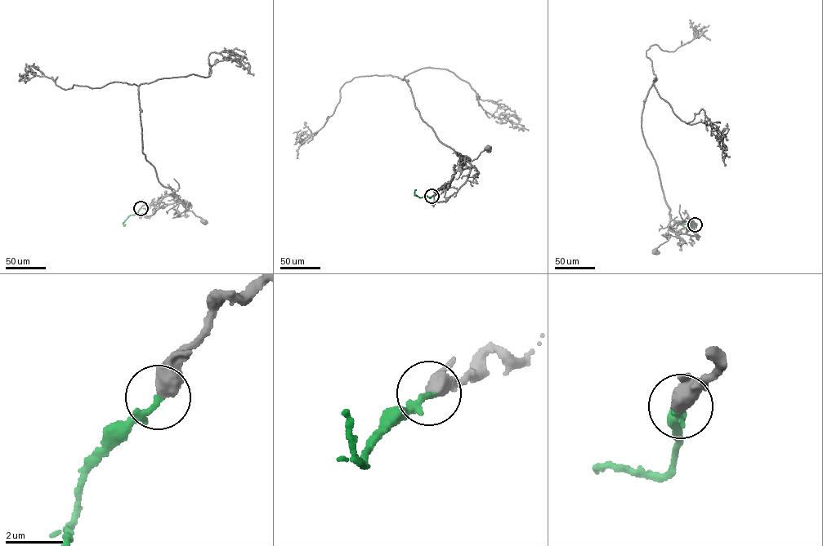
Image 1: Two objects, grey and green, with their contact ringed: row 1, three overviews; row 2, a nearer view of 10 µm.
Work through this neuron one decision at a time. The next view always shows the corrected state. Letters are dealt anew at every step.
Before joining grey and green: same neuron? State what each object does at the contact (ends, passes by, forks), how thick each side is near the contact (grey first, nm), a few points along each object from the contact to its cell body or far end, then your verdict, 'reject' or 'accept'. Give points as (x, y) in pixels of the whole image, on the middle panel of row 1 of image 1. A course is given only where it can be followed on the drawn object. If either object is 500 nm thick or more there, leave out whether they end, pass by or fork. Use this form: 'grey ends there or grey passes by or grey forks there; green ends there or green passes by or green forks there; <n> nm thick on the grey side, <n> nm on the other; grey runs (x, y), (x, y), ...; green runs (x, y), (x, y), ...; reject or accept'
550 nm thick on the grey side, 200 nm on the other; grey runs (431, 196), (450, 180), (458, 169), (460, 156), (467, 157), (472, 161), (488, 148); green runs (431, 196), (420, 197), (414, 194), (416, 190); accept

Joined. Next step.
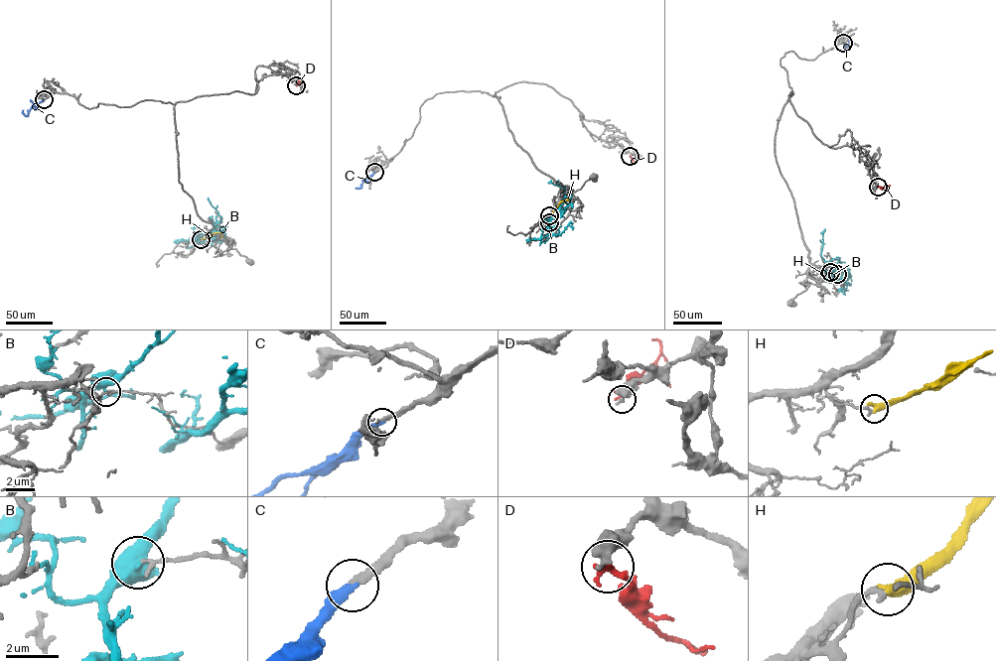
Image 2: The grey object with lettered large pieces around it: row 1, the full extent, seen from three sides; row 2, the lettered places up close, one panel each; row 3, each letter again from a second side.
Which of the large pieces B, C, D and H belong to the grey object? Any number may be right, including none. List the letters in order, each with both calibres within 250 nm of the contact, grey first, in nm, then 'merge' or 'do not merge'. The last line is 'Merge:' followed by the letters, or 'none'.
B: 150 nm thick on the grey side, 500 nm on the other; do not merge
C: 240 nm thick on the grey side, 280 nm on the other; merge
D: 360 nm thick on the grey side, 280 nm on the other; do not merge
H: 220 nm thick on the grey side, 480 nm on the other; do not merge
Merge: C

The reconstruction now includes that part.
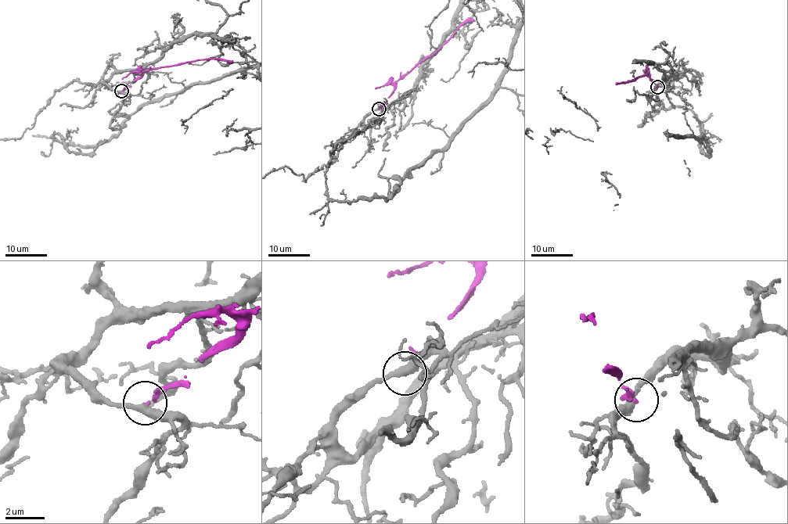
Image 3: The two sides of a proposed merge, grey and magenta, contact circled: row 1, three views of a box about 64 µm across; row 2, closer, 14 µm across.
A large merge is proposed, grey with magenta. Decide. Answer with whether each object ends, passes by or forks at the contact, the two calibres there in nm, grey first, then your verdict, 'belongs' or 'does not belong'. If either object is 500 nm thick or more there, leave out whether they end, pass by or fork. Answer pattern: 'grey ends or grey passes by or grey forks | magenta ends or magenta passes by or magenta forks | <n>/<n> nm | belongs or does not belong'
grey passes by | magenta ends | 380/130 nm | does not belong

